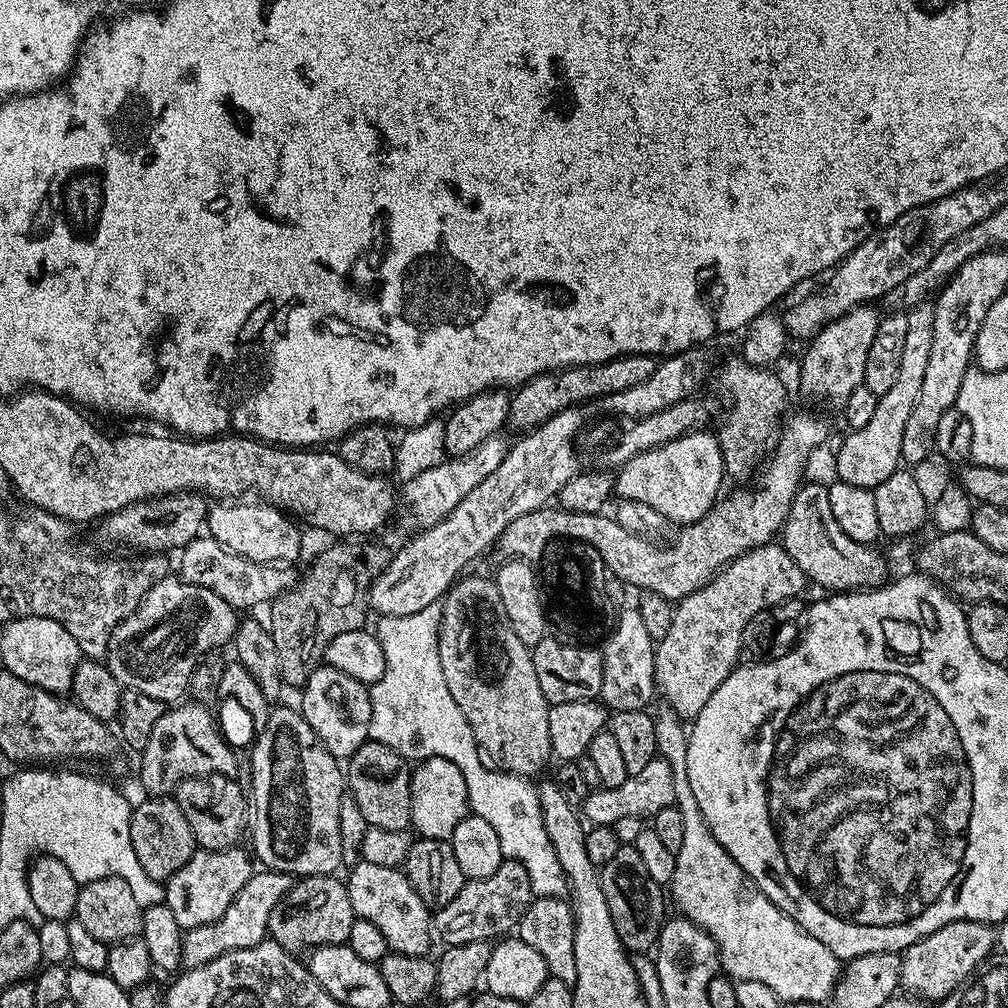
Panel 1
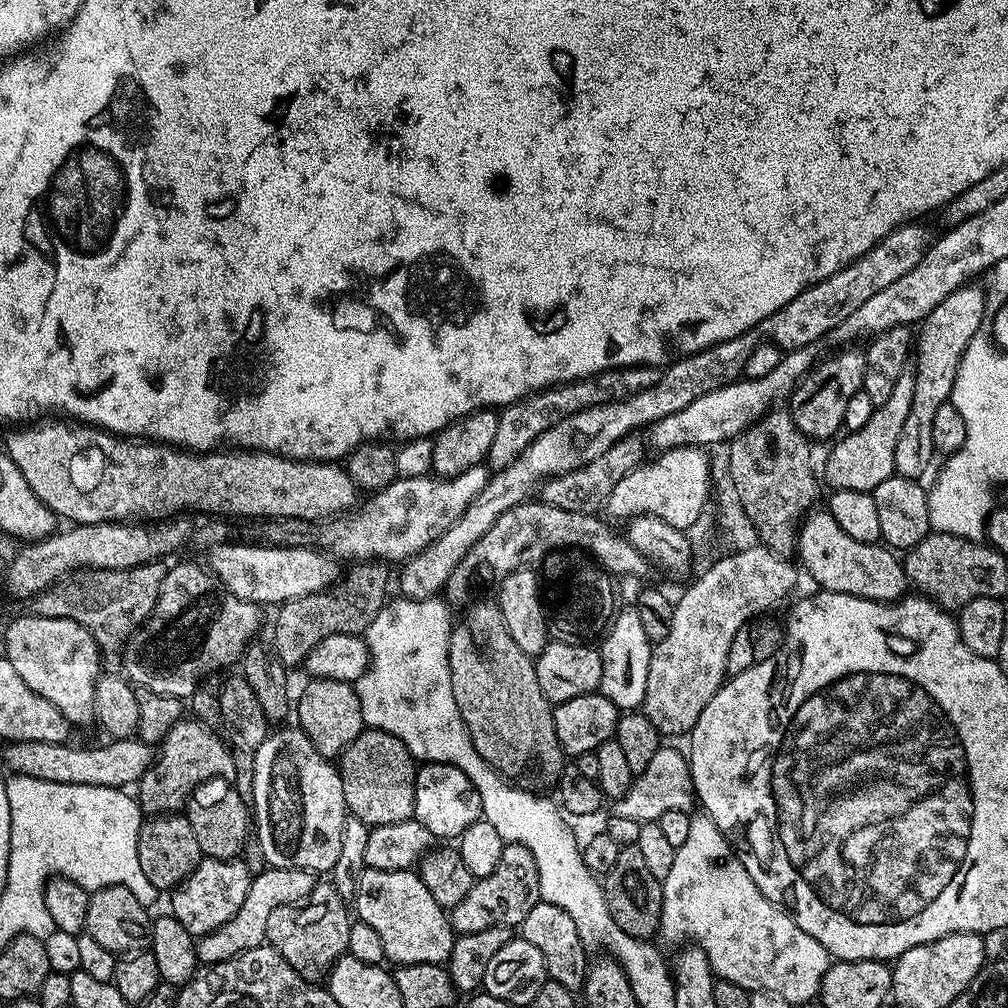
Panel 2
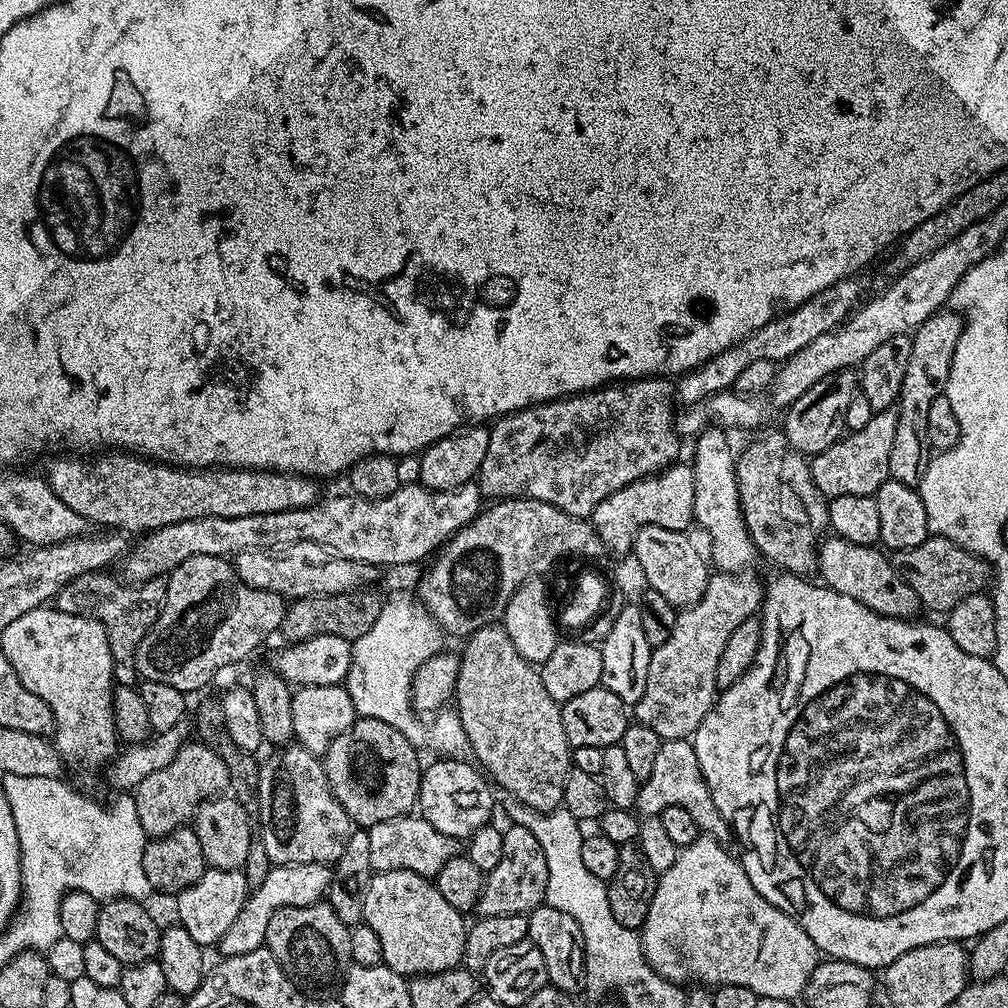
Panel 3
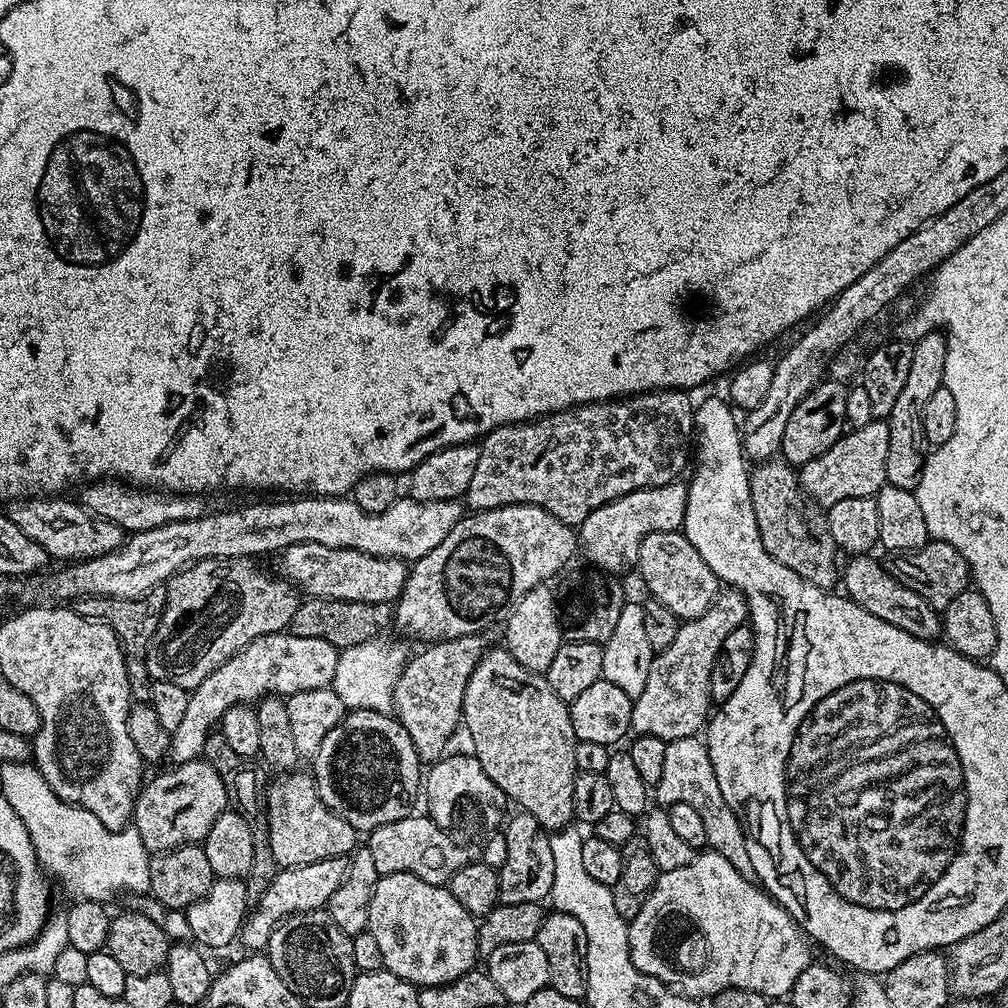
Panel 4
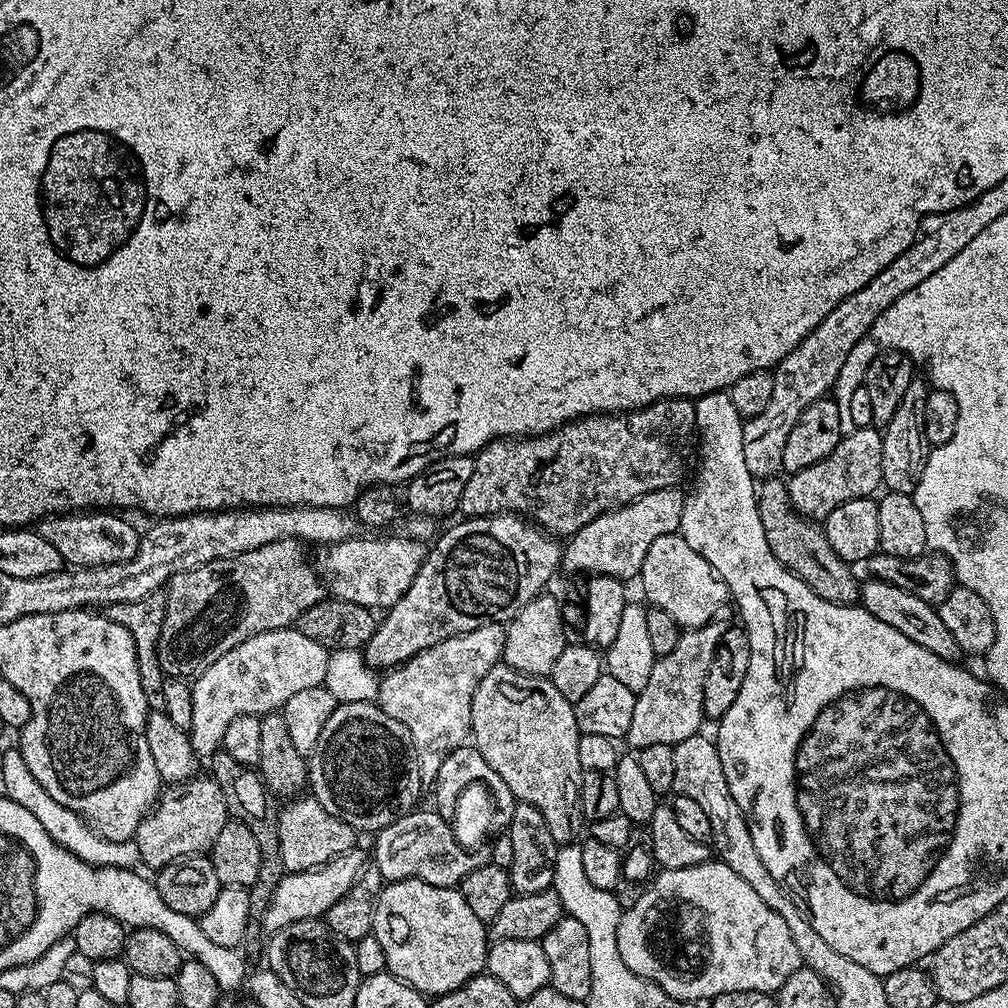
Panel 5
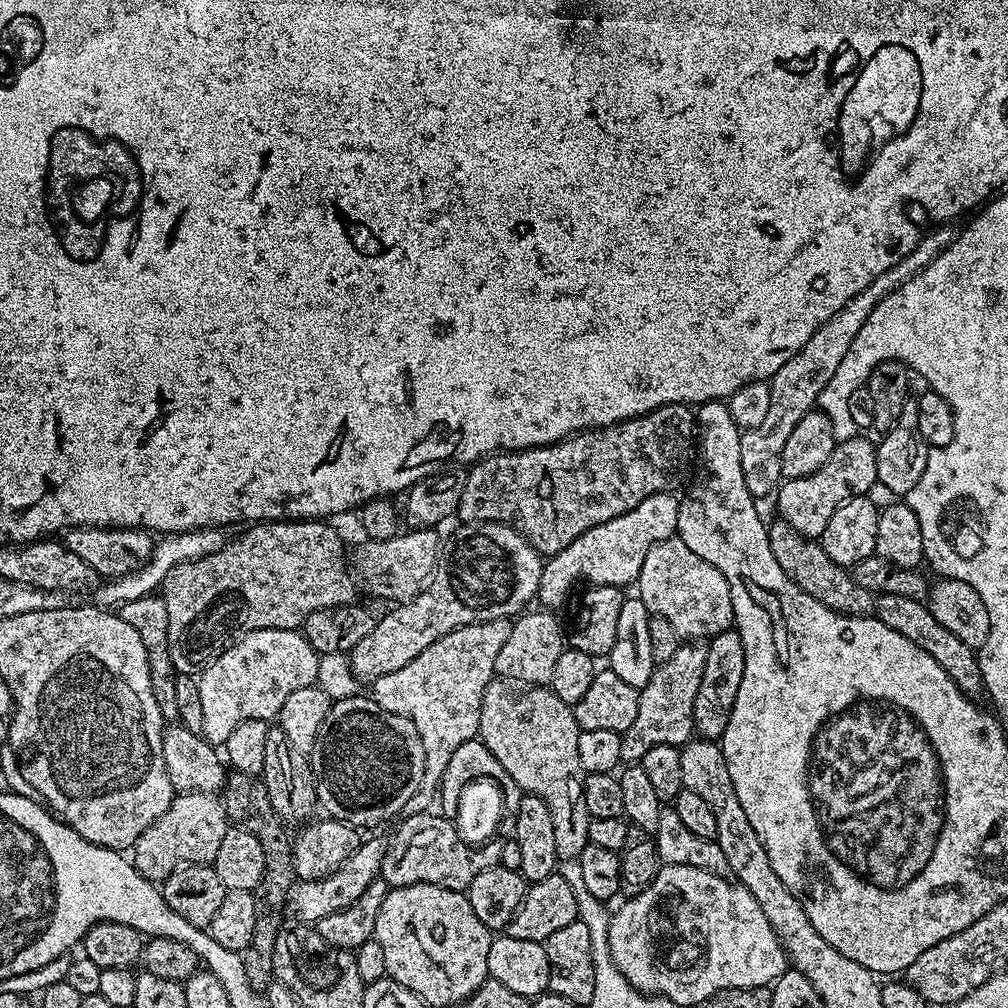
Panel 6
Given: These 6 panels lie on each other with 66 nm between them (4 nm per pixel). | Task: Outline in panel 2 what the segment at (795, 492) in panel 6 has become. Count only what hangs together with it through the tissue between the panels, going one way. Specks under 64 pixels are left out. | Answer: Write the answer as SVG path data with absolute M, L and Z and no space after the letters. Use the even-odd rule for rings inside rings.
M906 370L902 378L898 378L890 398L876 405L874 414L870 414L870 422L866 422L862 430L841 435L831 445L832 453L828 456L828 465L825 466L824 472L822 468L822 476L825 481L828 479L832 483L833 489L862 490L871 493L878 486L878 482L886 482L886 478L895 473L894 450L898 447L898 437L901 436L902 426L910 414L910 402L914 402L915 377L915 371Z

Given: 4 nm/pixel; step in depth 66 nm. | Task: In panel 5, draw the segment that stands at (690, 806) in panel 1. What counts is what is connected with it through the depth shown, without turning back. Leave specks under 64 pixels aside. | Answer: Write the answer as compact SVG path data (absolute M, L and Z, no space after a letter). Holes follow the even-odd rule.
M710 858L704 864L668 866L657 871L651 877L647 887L641 891L638 899L629 908L623 909L618 926L618 954L622 954L622 962L626 962L626 966L630 966L630 970L634 970L634 974L654 982L662 990L666 990L666 994L689 1002L695 1002L695 1000L710 1002L718 994L738 990L758 990L775 994L782 986L782 982L786 982L786 978L790 978L790 974L794 974L794 970L798 970L802 966L798 946L794 946L794 938L790 938L790 928L786 926L786 922L782 922L779 914L770 910L770 906L766 906L766 902L762 902L762 898L758 898L758 894L754 894L754 890L749 884L742 882L742 878L738 878L738 874L734 874L734 870L730 870L730 866L723 864L719 858Z

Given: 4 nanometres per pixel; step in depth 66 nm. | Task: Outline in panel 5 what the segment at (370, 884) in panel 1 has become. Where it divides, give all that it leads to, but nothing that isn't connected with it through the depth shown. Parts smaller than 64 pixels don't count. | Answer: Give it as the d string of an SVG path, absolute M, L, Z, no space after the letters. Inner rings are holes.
M394 880L385 883L374 910L372 935L378 938L386 954L386 969L399 980L417 988L425 997L435 998L458 990L470 978L481 975L488 962L490 932L485 921L470 910L466 898L462 898L459 887L443 888L421 880Z

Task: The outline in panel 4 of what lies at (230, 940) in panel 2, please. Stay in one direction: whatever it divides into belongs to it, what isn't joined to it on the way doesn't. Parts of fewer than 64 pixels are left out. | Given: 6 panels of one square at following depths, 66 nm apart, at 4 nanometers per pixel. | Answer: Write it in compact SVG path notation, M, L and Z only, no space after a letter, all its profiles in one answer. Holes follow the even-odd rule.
M342 856L326 858L322 862L310 862L306 866L280 868L260 900L251 905L244 925L240 928L239 943L244 943L248 947L247 951L252 954L267 949L270 934L287 916L296 912L327 909L330 897L334 895L334 890L338 890L338 886L342 886L347 872L348 860Z

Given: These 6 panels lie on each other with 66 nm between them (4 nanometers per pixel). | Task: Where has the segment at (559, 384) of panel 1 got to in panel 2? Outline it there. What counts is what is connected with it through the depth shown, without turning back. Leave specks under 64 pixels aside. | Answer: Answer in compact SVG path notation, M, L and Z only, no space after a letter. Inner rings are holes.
M656 366L612 368L608 372L601 372L599 376L589 376L586 380L574 380L570 384L545 388L530 396L523 396L512 404L505 404L498 412L498 431L494 437L494 446L490 446L488 451L487 463L496 470L510 466L547 428L554 426L562 418L578 414L578 410L586 410L592 404L630 398L657 384L660 374L661 369Z

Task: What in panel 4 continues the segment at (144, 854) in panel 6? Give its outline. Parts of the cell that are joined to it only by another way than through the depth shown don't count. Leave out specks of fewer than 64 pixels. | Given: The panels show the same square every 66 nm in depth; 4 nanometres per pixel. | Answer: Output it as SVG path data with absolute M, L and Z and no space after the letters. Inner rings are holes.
M188 760L169 769L169 772L164 772L153 780L151 777L136 799L134 827L149 854L173 852L184 844L200 844L206 838L210 826L214 826L220 813L230 804L222 778L207 760Z

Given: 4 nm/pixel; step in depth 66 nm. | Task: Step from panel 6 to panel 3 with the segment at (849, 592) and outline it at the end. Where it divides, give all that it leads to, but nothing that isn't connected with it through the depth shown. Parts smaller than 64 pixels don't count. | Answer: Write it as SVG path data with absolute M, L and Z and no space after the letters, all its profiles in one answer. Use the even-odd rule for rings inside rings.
M776 430L769 436L760 436L757 440L752 440L744 449L739 449L736 456L736 485L738 486L738 494L740 495L740 509L744 515L744 521L748 527L748 533L752 539L752 545L756 547L757 553L761 557L765 556L772 564L777 564L777 569L783 570L785 573L802 576L805 578L811 577L817 571L816 553L820 547L822 537L829 531L828 526L828 500L818 490L818 486L814 486L814 478L809 461L798 450L794 450L794 446L790 446L790 442L785 438L783 431Z

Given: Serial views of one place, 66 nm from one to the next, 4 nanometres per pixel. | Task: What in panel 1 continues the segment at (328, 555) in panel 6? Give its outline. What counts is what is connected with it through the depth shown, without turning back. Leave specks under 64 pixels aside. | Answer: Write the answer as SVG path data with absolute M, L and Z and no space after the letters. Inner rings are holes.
M169 574L156 582L134 614L114 630L106 666L121 689L176 702L183 697L180 695L188 692L190 678L201 660L235 637L237 623L237 609L218 598L214 590L194 586L180 579L179 575Z

